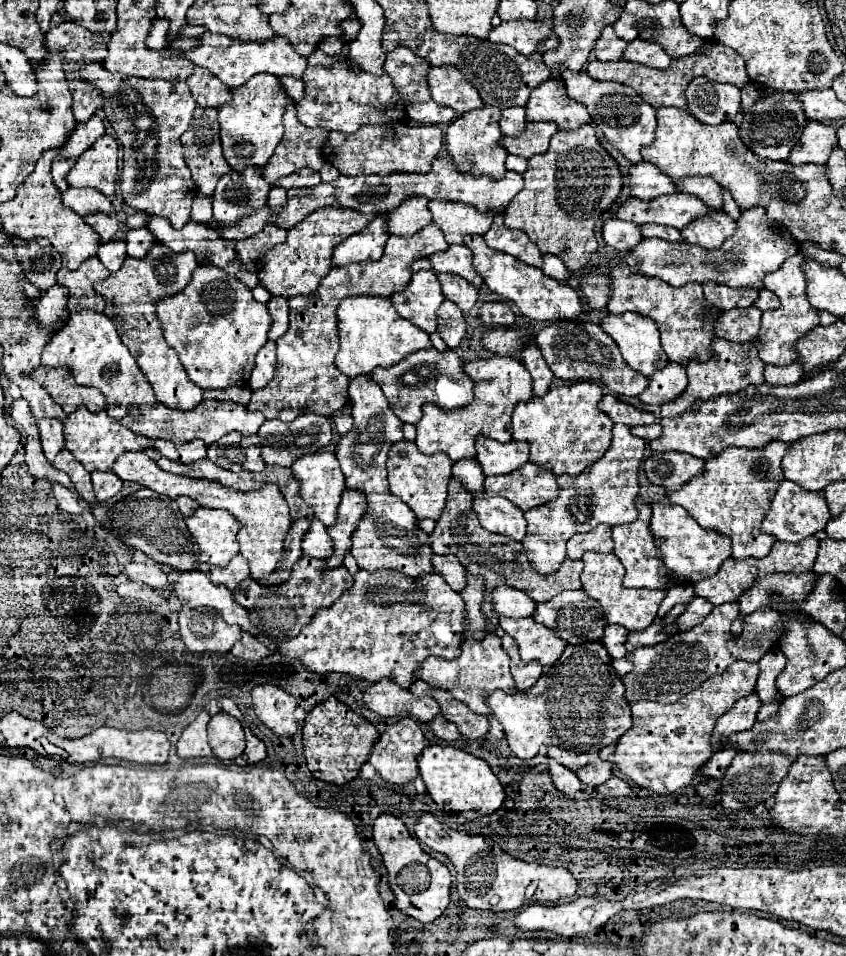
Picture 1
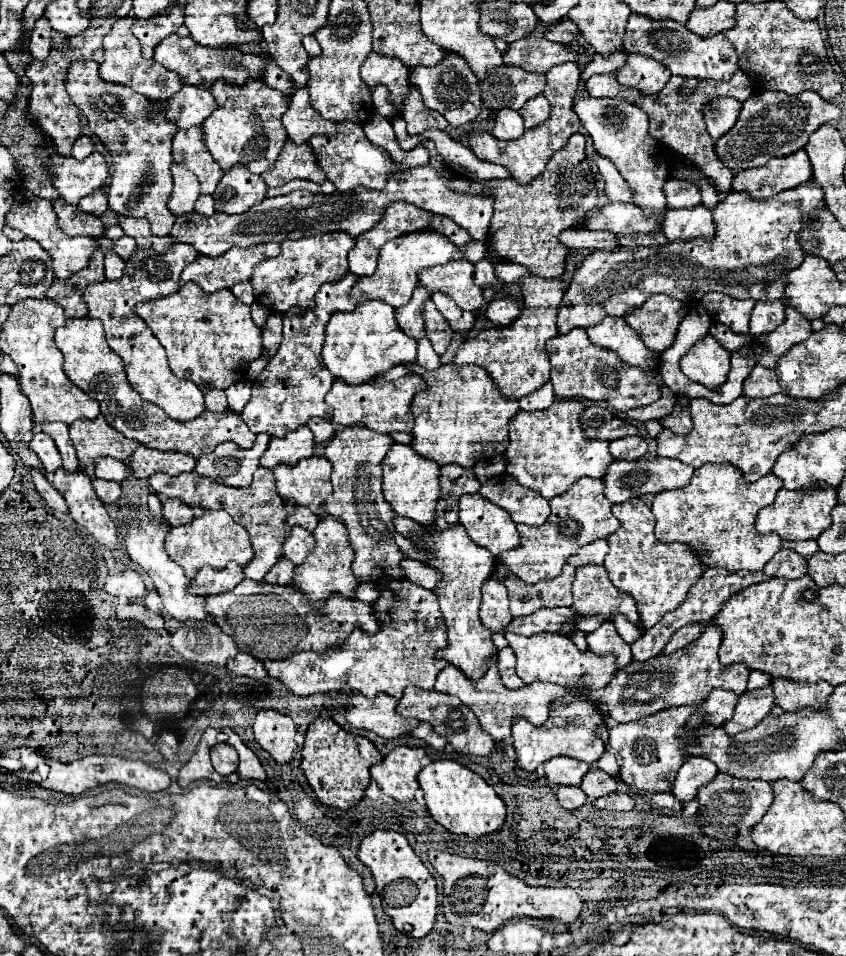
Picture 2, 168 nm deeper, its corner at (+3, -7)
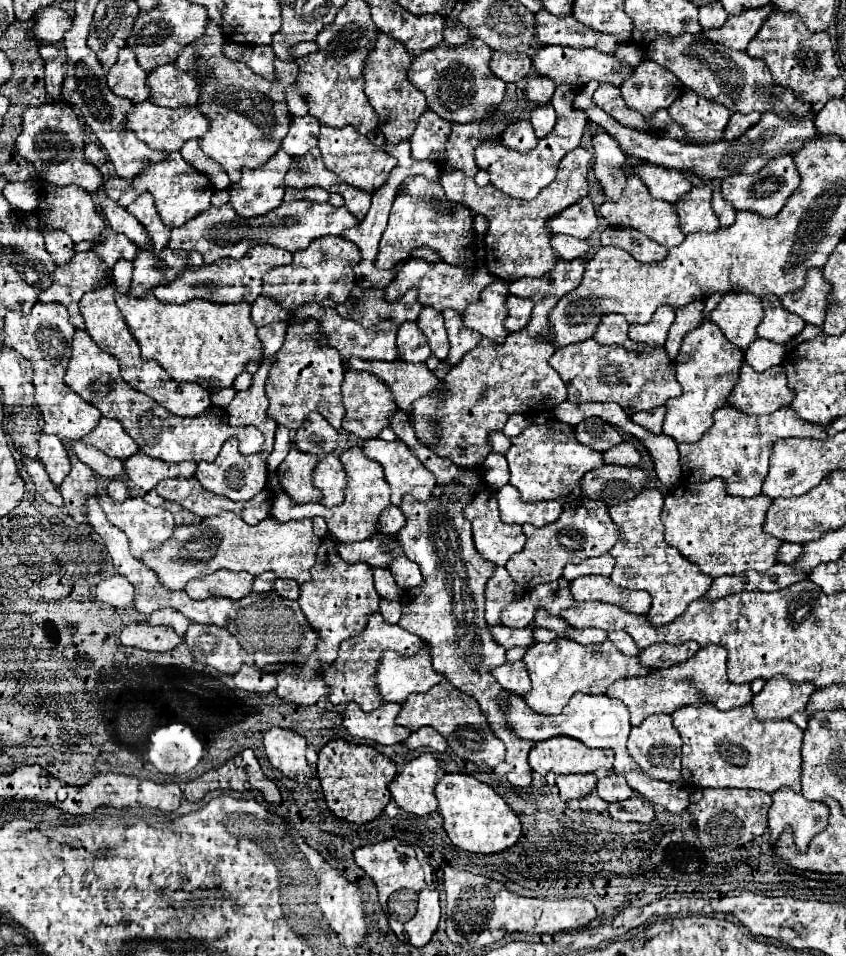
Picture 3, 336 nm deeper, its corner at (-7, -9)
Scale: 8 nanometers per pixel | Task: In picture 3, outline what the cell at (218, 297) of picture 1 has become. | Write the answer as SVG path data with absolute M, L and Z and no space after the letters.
M115 293L115 303L127 323L127 329L141 347L141 357L157 361L173 381L177 383L197 383L209 393L231 387L235 377L245 371L245 363L261 357L261 343L257 337L257 327L251 323L251 305L249 303L207 303L203 299L193 299L193 303L163 303L153 293L135 297L131 293Z

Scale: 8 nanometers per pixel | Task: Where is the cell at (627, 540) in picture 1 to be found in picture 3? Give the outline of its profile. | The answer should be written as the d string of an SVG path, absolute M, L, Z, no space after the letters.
M645 487L635 499L617 503L609 507L609 517L619 527L619 539L609 551L615 559L615 569L611 581L625 589L641 589L651 595L651 611L647 613L649 621L655 627L671 623L675 617L683 615L685 607L703 597L711 587L713 579L695 569L695 563L687 561L675 547L667 545L663 539L663 493L655 487Z

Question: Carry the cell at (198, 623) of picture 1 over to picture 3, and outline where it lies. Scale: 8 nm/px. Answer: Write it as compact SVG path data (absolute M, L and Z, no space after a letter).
M191 623L185 643L197 661L225 675L235 675L245 663L253 665L253 655L247 653L225 627Z

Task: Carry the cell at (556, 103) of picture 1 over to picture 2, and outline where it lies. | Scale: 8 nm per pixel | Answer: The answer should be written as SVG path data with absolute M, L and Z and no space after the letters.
M537 95L525 103L523 109L519 109L519 115L525 121L525 127L537 127L549 119L549 101L543 95Z

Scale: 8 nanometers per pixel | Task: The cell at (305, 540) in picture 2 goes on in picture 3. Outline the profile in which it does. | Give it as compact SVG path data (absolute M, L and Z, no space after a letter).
M219 513L203 519L199 525L177 527L175 533L155 551L143 555L141 561L159 577L159 583L171 591L183 589L191 579L211 575L219 569L247 571L253 577L273 571L279 579L295 579L299 585L311 581L311 567L315 565L321 539L313 533L311 519L279 523L273 517L257 525L247 525L235 513Z

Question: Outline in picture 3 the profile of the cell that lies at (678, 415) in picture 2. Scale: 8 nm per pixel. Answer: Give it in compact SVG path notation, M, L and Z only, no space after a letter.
M705 321L693 331L689 331L675 359L677 381L683 393L665 403L667 413L663 433L675 439L677 443L699 441L703 431L707 431L713 425L713 411L725 405L725 399L737 381L741 363L743 363L743 351L735 349L735 345L729 339L725 339L725 335L719 331L715 323Z

